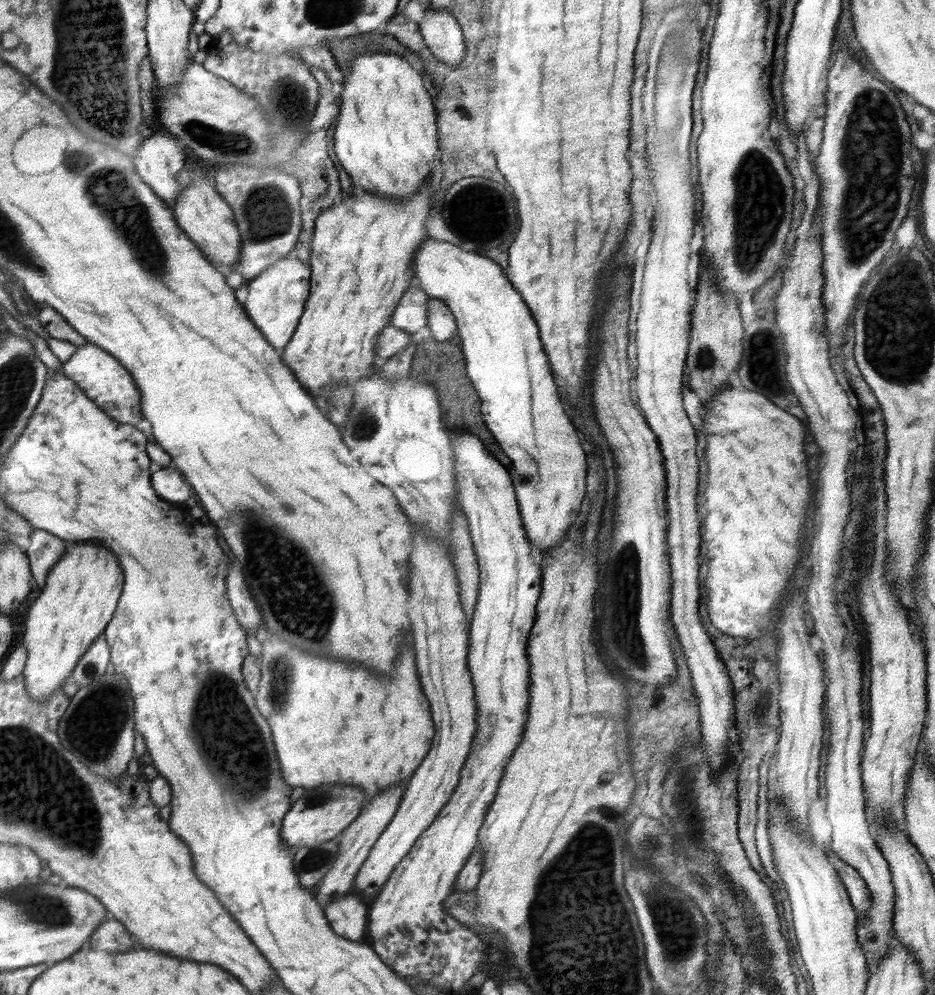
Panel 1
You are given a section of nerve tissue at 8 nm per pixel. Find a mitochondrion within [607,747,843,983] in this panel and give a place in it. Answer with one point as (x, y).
(673, 919)

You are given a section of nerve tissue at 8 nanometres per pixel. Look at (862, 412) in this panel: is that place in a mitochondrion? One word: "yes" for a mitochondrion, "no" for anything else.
no

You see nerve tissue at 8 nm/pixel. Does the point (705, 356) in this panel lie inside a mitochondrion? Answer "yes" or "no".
yes

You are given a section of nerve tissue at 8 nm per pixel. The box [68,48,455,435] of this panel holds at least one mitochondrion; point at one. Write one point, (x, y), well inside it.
(129, 215)

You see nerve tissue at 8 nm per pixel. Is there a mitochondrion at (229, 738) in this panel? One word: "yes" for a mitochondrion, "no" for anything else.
yes

